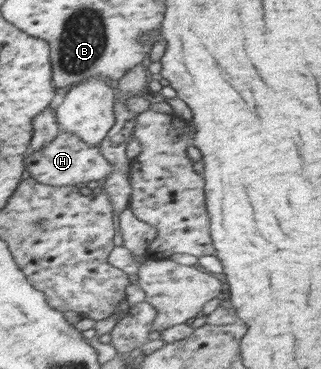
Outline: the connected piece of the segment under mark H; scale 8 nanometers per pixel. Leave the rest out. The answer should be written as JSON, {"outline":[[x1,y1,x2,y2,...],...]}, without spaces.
{"outline":[[65,132,55,135,54,140,43,149,27,152,24,163,29,167,29,175,39,183,48,186,75,186,77,183,95,184,114,172,114,165,103,157,99,145,87,145,73,134]]}

